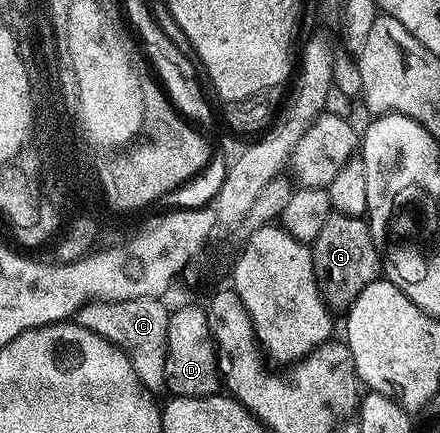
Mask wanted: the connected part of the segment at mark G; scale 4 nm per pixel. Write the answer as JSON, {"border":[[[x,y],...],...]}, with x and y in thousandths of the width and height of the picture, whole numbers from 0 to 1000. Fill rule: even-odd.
{"border":[[[750,492],[725,545],[707,561],[707,575],[720,663],[730,670],[730,691],[750,718],[791,718],[816,674],[825,674],[834,656],[859,649],[868,630],[866,594],[839,533],[839,515],[827,501],[800,503],[786,494]]]}

